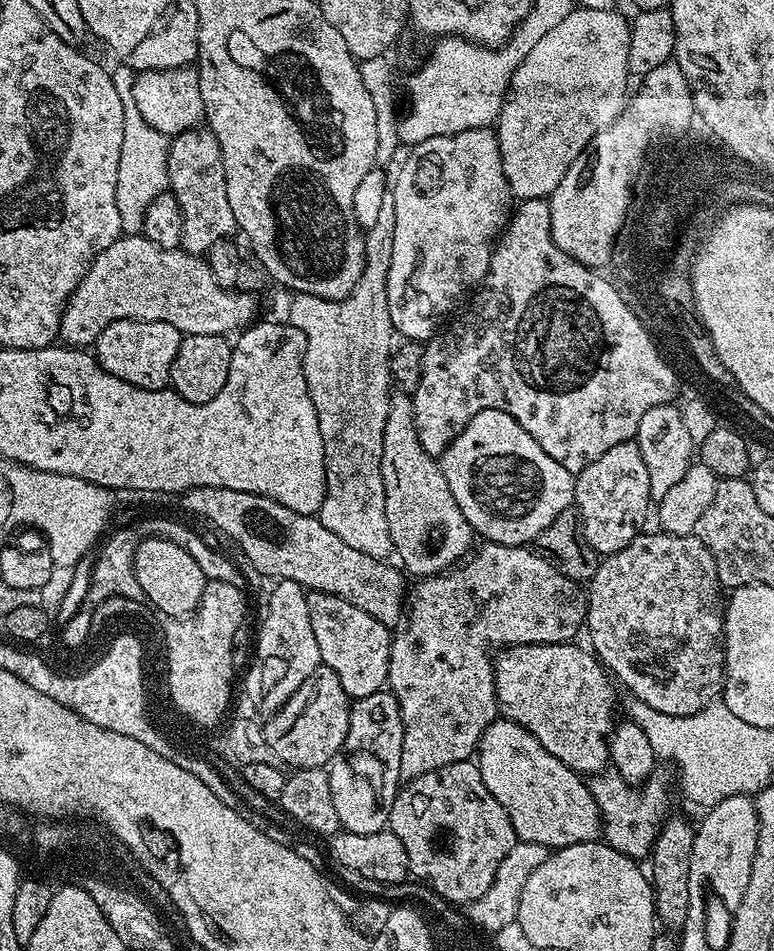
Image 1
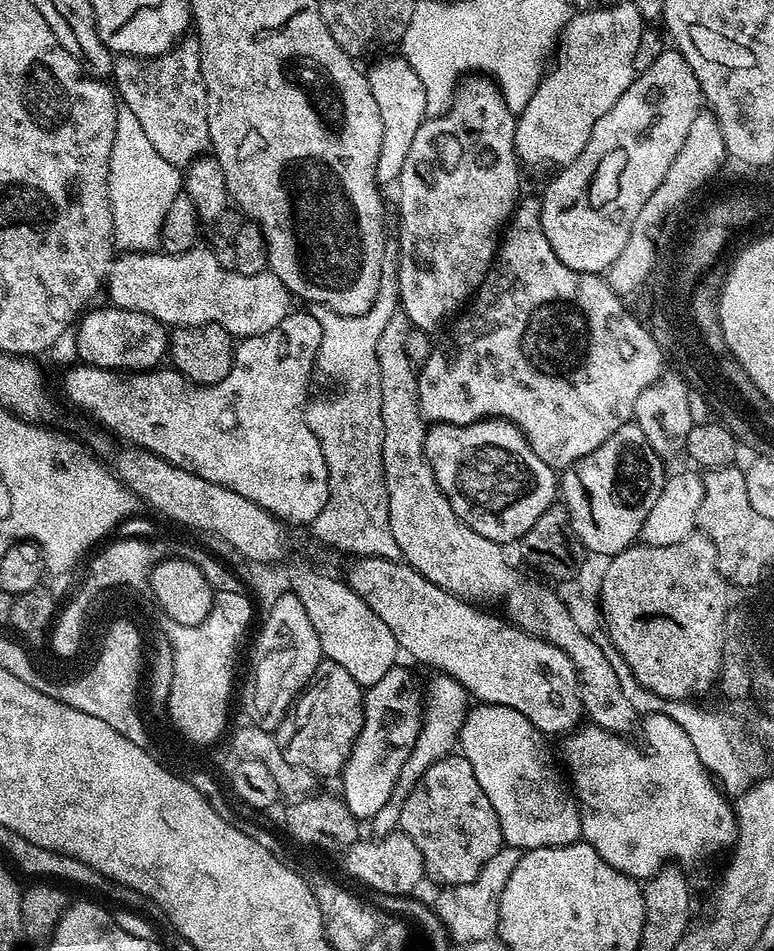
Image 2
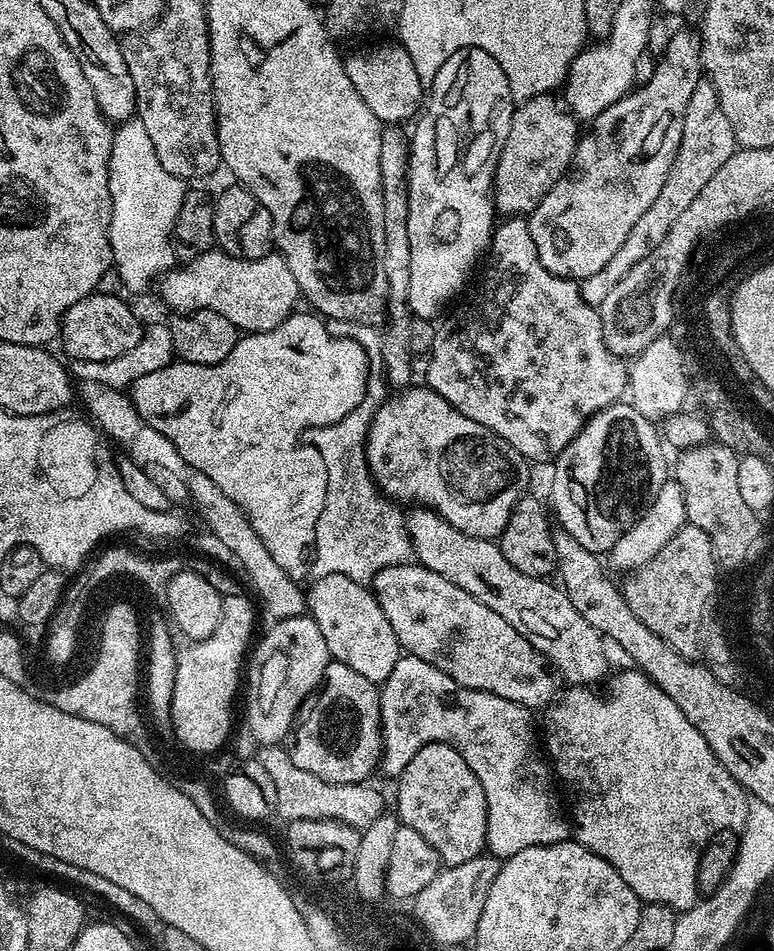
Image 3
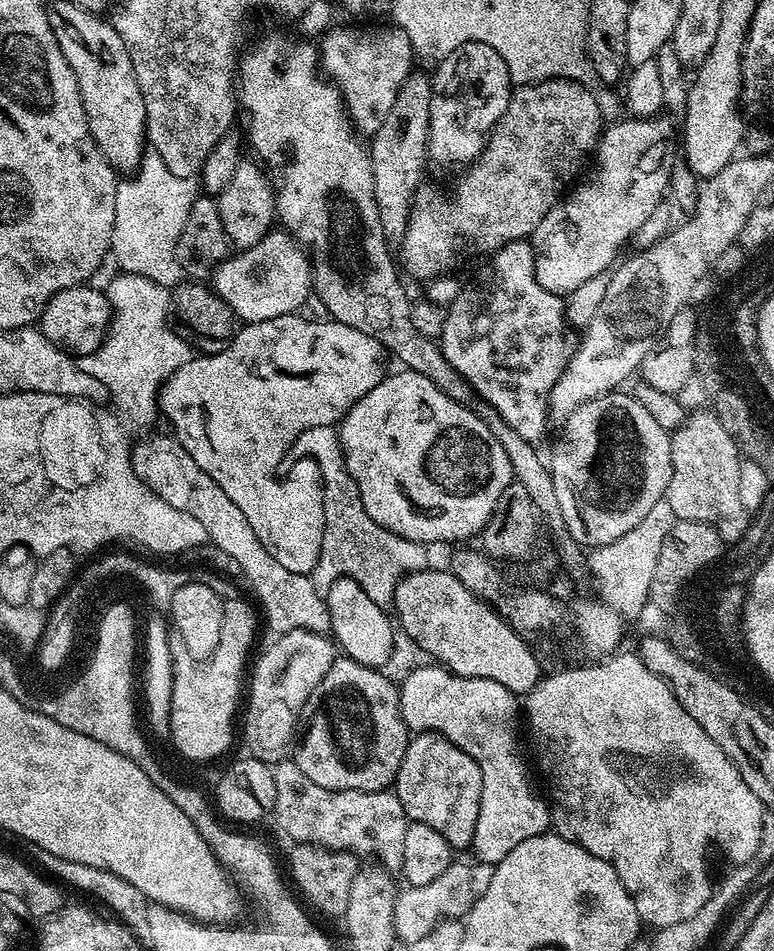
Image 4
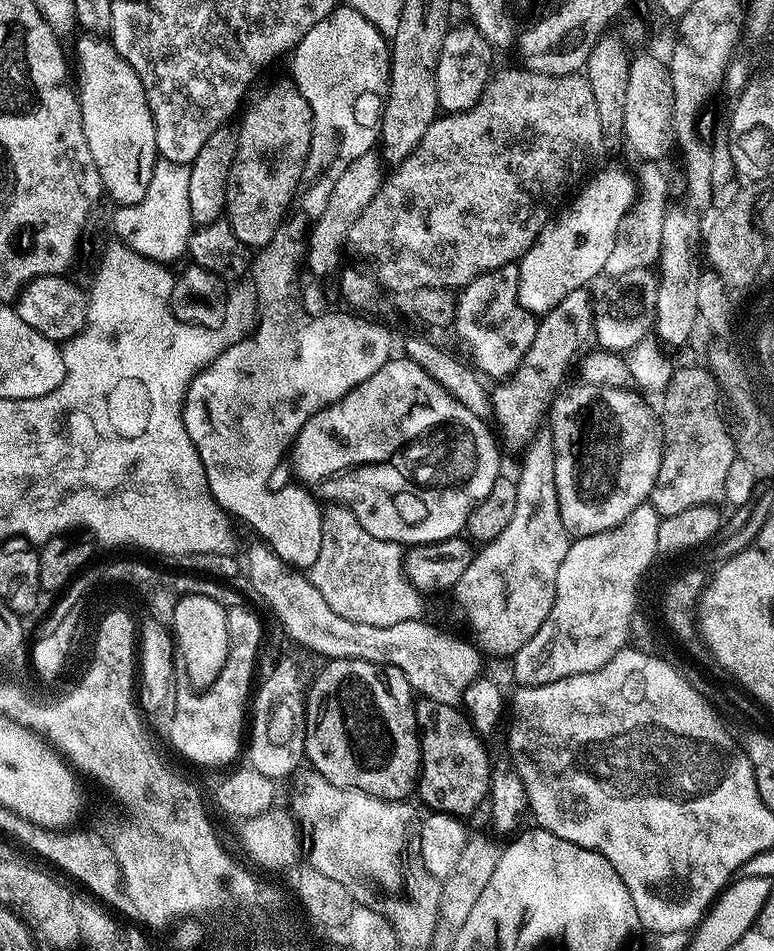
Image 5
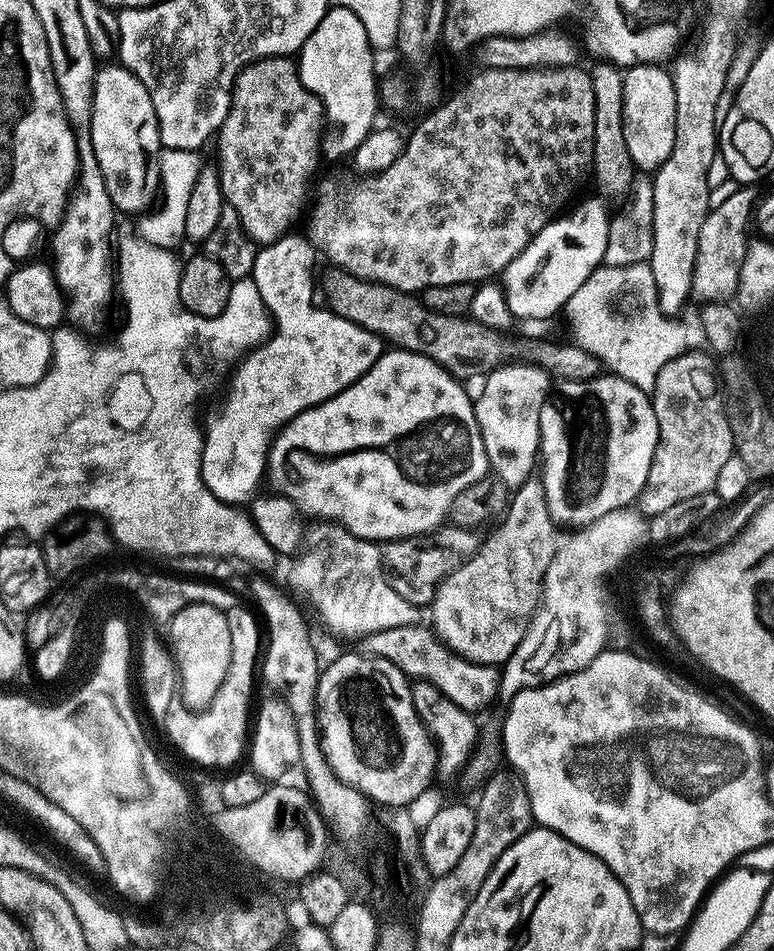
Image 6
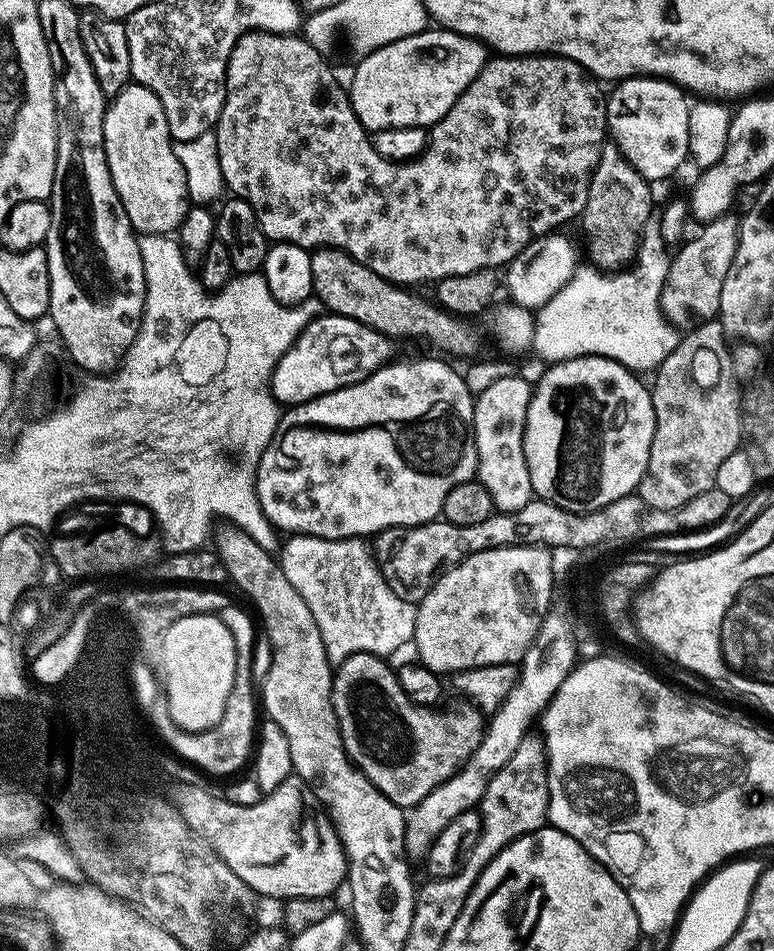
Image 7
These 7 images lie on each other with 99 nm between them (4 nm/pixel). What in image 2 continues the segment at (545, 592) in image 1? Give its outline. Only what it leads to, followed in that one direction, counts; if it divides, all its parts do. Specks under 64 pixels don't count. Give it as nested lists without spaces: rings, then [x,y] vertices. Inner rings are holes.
[[[436,674],[433,677],[428,688],[426,684],[422,692],[422,719],[420,733],[414,742],[414,750],[410,750],[410,758],[402,762],[402,770],[398,770],[398,782],[394,782],[394,790],[390,790],[392,804],[396,804],[396,808],[402,808],[406,798],[410,798],[410,794],[418,786],[422,774],[426,774],[426,770],[434,762],[451,756],[457,751],[460,731],[464,720],[468,717],[470,697],[466,689],[449,676]]]

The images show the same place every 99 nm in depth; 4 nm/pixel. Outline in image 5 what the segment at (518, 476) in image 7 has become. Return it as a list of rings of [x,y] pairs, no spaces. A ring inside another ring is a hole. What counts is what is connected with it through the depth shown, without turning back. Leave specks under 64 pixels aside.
[[[587,287],[574,289],[553,309],[541,315],[536,326],[536,337],[524,356],[520,369],[491,389],[492,416],[504,431],[502,444],[507,451],[509,448],[510,451],[519,453],[527,448],[536,429],[541,427],[543,420],[540,419],[549,415],[552,400],[565,383],[564,371],[571,366],[572,359],[573,364],[577,359],[576,351],[587,340],[593,339],[594,307],[592,308],[592,296],[588,292]]]

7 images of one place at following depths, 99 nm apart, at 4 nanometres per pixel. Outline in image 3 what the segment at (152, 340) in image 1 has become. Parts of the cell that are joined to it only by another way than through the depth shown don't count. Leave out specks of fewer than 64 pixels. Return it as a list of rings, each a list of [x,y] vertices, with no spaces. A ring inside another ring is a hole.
[[[97,290],[91,296],[82,298],[66,310],[60,322],[59,343],[64,343],[64,352],[76,360],[103,366],[108,361],[126,354],[140,341],[142,323],[132,313],[132,308],[124,300],[111,296],[105,290]]]

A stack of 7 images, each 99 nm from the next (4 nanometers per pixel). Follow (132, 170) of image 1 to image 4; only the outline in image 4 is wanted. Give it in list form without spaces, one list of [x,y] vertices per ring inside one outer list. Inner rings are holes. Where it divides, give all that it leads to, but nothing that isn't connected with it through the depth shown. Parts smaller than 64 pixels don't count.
[[[145,151],[135,172],[116,185],[110,256],[120,263],[119,271],[150,278],[150,282],[158,282],[169,290],[181,283],[176,243],[197,195],[195,179],[187,180],[178,178],[178,174],[170,174],[170,170],[166,170],[166,162],[162,162],[156,152]]]

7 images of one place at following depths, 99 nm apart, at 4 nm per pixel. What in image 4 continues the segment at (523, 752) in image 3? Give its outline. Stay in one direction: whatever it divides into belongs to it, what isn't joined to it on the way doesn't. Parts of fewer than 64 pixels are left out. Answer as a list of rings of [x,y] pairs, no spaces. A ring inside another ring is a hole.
[[[424,662],[421,668],[416,668],[404,681],[399,681],[398,691],[400,694],[400,713],[404,719],[404,725],[407,726],[409,733],[418,732],[436,732],[440,736],[445,736],[450,742],[454,742],[454,746],[458,746],[458,750],[466,750],[466,754],[470,754],[470,758],[474,758],[474,762],[478,762],[478,770],[482,770],[482,806],[478,806],[478,826],[474,830],[474,838],[470,849],[471,855],[474,854],[482,863],[487,866],[494,866],[498,862],[502,862],[502,858],[506,858],[506,854],[510,854],[510,850],[514,850],[514,846],[526,842],[526,838],[534,838],[542,836],[549,831],[552,823],[552,813],[550,804],[543,795],[536,793],[536,784],[532,781],[532,776],[528,773],[528,764],[524,761],[524,756],[520,753],[520,728],[522,732],[522,704],[518,699],[517,693],[506,690],[506,686],[502,686],[502,682],[494,682],[490,678],[466,678],[465,676],[456,676],[447,668],[441,668],[432,662]]]

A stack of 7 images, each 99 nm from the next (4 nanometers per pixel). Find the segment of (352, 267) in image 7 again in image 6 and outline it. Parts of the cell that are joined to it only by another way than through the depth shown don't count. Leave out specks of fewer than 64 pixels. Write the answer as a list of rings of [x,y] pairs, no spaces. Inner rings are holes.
[[[335,266],[329,267],[329,272],[324,276],[324,300],[323,303],[334,313],[358,326],[362,326],[373,337],[385,336],[389,345],[405,352],[417,352],[426,358],[430,358],[435,364],[440,364],[451,376],[465,378],[464,376],[477,376],[483,378],[495,368],[501,368],[504,364],[513,361],[521,364],[535,364],[536,367],[544,369],[549,377],[557,381],[573,380],[582,382],[592,380],[601,375],[602,365],[594,354],[582,350],[575,342],[559,344],[556,340],[516,340],[512,341],[508,334],[499,328],[491,328],[485,324],[479,324],[477,320],[468,316],[447,316],[438,314],[427,308],[423,299],[417,298],[413,293],[403,292],[397,288],[391,288],[385,284],[376,284],[373,280],[363,280],[354,274],[345,272],[344,269]]]

